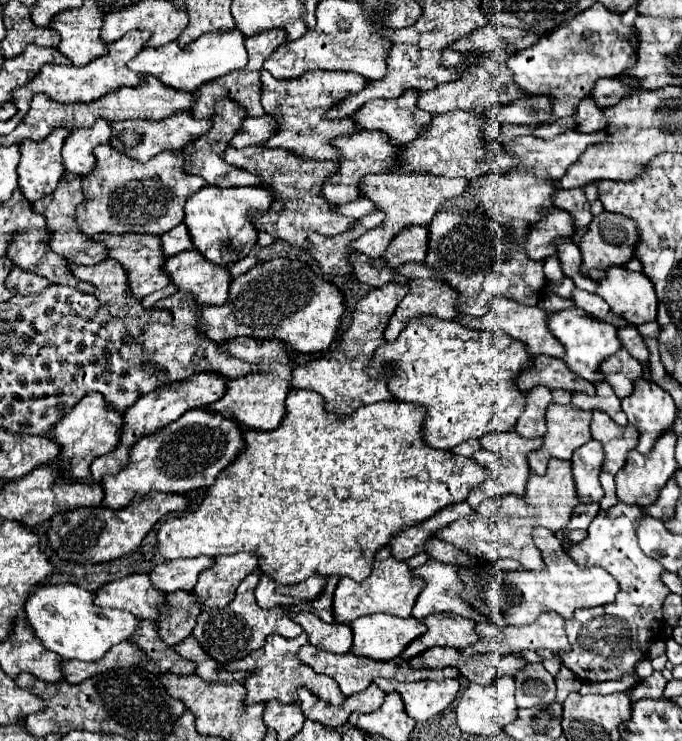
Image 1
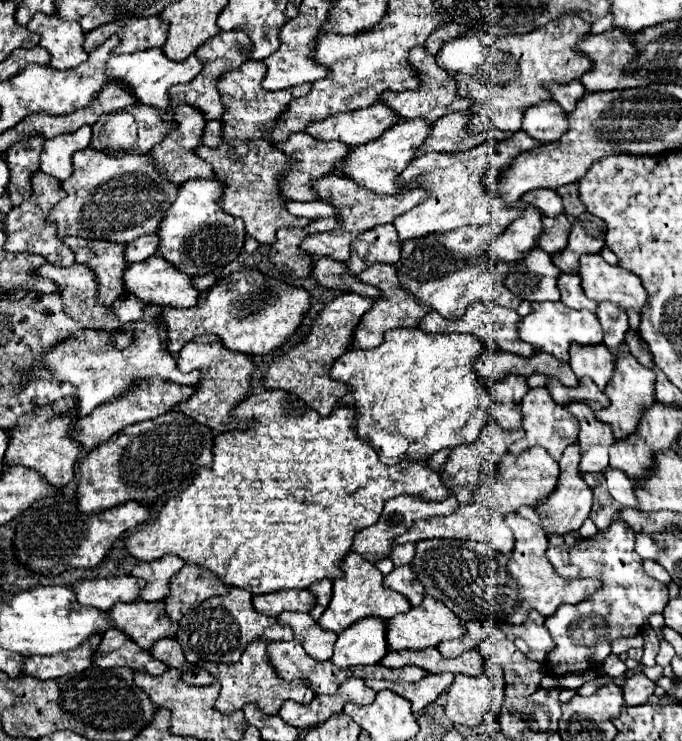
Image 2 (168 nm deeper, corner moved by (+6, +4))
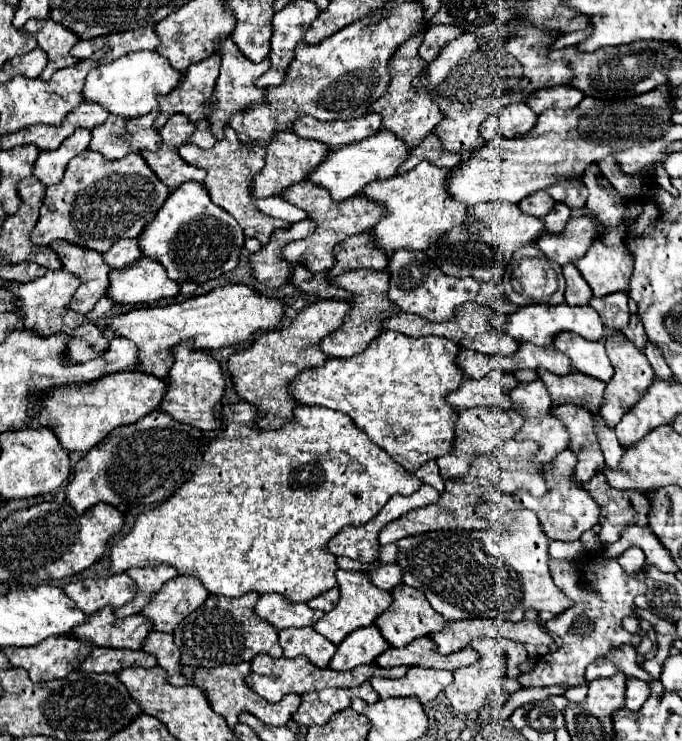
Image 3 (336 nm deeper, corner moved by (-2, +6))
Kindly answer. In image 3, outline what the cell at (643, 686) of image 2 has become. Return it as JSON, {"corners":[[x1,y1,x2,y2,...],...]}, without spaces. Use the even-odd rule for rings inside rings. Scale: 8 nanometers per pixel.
{"corners":[[628,678,626,680,626,700,624,706,628,710,640,710,642,704,648,700,650,696,650,688,646,682,638,680,638,678]]}

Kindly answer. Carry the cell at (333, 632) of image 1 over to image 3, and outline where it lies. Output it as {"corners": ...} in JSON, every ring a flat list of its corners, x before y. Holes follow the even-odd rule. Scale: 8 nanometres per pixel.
{"corners":[[314,628,300,630,280,630,278,632,280,646,284,650,284,658,306,656,316,668,326,668,328,660,336,652,336,646,328,642,324,636,316,634]]}

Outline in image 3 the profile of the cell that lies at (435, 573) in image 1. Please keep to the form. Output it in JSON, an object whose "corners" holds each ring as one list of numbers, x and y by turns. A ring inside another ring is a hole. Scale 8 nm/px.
{"corners":[[378,564,376,568,366,572,374,586,382,590,392,590,396,584,400,584,400,566,398,564]]}

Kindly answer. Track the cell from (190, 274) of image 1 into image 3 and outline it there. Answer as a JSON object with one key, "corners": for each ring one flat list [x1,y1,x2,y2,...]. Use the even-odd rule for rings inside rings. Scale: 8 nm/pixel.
{"corners":[[142,256,134,264,110,272,106,298,114,304,154,304,162,298,174,298,178,290,180,284,172,282,158,262]]}

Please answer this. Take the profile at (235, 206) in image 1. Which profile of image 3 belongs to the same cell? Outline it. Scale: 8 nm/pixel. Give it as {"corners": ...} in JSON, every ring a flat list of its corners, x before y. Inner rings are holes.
{"corners":[[184,182,170,192,154,220,144,226,138,236,138,246,142,256,152,258,166,268,170,280,178,284,204,284,236,268,244,246,244,232,226,210,220,210,220,206,208,198,208,192,200,182]]}

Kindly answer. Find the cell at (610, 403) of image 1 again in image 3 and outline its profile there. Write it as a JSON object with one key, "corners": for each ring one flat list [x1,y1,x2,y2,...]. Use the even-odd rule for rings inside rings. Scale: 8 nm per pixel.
{"corners":[[538,370,538,378,548,388,550,400,554,404,576,404,588,412,598,412,604,402,606,384,599,379,572,370,564,376,548,374,548,370]]}

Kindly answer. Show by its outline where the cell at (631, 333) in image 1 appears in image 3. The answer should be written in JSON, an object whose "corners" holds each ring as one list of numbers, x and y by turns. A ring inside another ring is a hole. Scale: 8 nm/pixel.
{"corners":[[628,292,608,294,604,298,592,298,590,306,600,314,608,330,622,330,628,326]]}

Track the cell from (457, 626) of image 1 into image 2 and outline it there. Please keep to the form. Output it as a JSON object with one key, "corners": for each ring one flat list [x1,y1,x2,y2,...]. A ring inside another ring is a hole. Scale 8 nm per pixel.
{"corners":[[426,596,424,604,412,608,406,614,394,616,392,620,386,620,386,638,388,638,388,646,390,650,422,650,428,646,436,646,444,640,454,640,464,636,464,624,458,616,452,616,454,612,446,608,446,604,442,604,436,598]]}

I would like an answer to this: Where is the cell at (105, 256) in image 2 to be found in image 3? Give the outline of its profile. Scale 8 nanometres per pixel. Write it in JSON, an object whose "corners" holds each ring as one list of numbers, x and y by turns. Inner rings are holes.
{"corners":[[56,240,48,244,60,258,62,270,76,274,80,278,80,286,72,296,70,310,86,314,92,310,92,306,104,296,104,290,108,290,108,272,110,266,104,264,102,254,96,254,94,250,72,246,70,242]]}

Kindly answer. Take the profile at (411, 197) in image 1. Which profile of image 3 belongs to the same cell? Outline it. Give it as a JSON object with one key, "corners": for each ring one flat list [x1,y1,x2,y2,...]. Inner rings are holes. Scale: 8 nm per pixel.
{"corners":[[302,180,294,186,288,186,288,190,284,190,280,196,286,202,292,202,300,210,304,210,308,214,308,218,316,222,316,230,312,236,304,238,304,240,290,242,282,248,282,258,286,262,302,264,312,274,318,274,322,270,330,270,332,268,332,248,352,234,368,232,380,220,380,214,384,214,384,210,380,210,380,206,372,206,372,202,368,202,366,198,354,196,344,202,332,202,332,198,328,198,328,190,320,190,318,186,312,186,312,182,306,182,306,180]]}

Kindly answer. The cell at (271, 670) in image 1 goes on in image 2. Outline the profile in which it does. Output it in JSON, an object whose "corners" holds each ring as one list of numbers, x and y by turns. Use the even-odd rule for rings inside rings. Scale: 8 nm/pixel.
{"corners":[[254,640,252,644,248,644,248,648,244,650,244,656,236,662,236,664,230,664,228,668,220,670,216,674,222,690,220,690,220,698,216,702,216,708,224,714,230,714,234,710,240,710,244,704,250,704,250,702,256,702,266,714,278,714,282,704,286,700,296,700,300,704,308,704,316,698,316,692,304,682,304,680,282,680,274,666,270,664,270,656,268,656,268,640]]}

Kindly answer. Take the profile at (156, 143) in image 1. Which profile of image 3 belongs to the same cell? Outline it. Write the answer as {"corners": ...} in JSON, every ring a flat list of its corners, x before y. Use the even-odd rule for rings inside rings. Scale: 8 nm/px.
{"corners":[[148,112,126,124,110,116,104,124,92,130,90,150,100,152,108,160,118,160,140,150,156,152,160,148,160,134,152,128,156,116,158,112]]}

